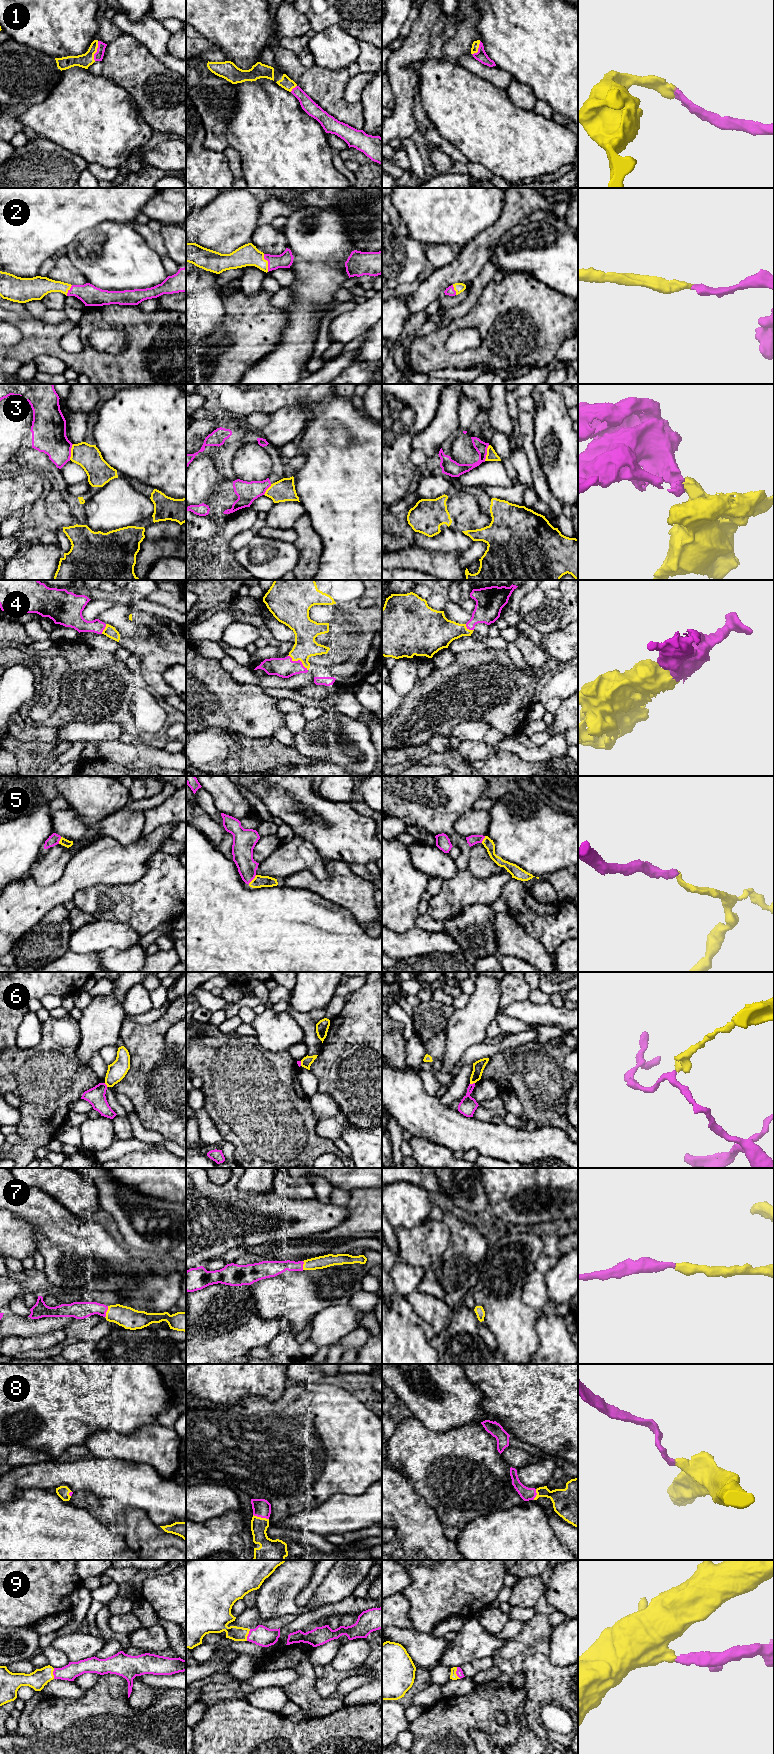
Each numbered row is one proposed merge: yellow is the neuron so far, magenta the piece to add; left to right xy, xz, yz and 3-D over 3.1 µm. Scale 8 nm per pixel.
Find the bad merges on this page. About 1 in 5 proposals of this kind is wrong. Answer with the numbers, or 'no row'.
3, 6

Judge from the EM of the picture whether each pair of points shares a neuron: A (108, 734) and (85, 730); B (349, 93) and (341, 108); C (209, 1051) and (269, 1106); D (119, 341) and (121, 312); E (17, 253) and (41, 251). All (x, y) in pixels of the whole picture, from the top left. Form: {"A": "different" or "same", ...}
{"A": "same", "B": "different", "C": "same", "D": "different", "E": "same"}

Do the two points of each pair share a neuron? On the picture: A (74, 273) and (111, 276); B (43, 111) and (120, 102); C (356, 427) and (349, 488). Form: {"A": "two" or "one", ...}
{"A": "two", "B": "one", "C": "one"}

